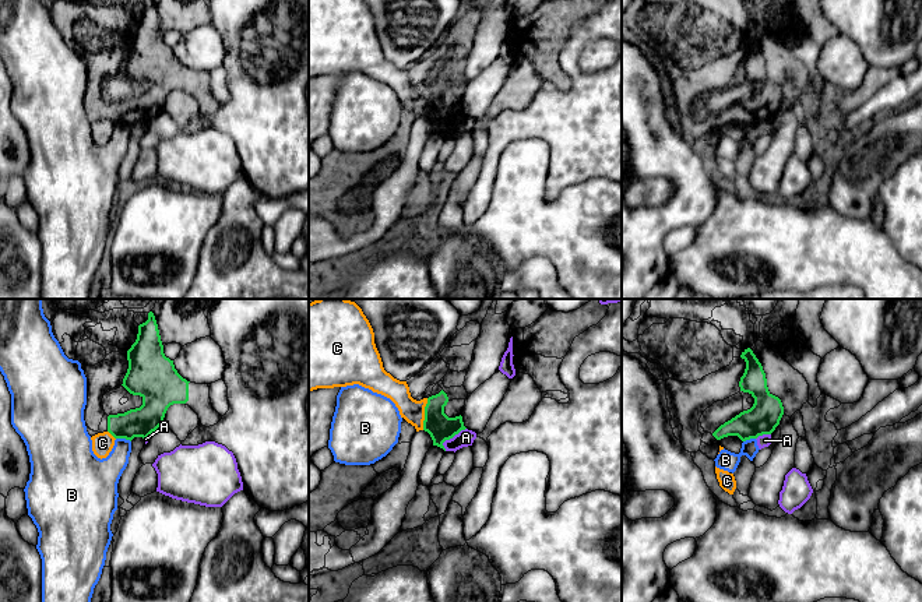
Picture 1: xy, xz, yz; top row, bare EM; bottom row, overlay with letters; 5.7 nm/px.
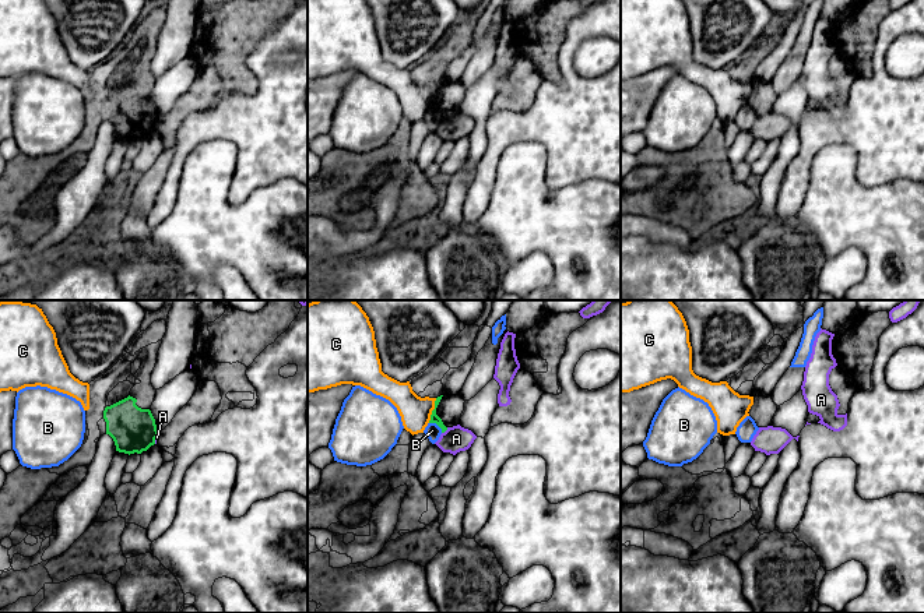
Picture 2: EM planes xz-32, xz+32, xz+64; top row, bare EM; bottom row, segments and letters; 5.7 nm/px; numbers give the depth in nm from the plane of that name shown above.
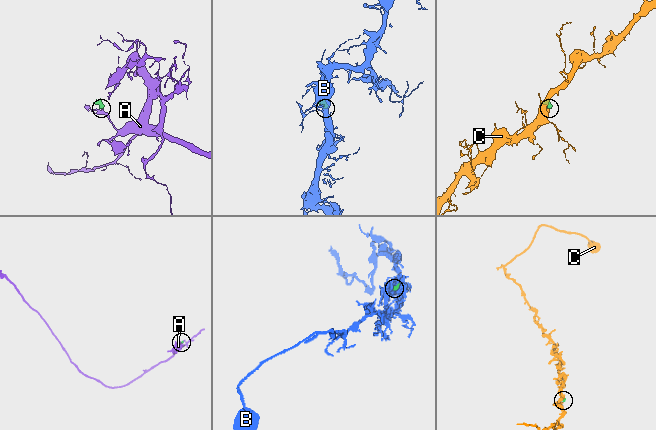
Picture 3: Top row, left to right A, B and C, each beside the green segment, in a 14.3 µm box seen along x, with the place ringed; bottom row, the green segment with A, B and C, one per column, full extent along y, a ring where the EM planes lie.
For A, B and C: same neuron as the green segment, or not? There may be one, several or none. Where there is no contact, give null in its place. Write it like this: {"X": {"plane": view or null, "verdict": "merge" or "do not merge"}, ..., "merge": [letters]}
{"A": {"plane": "xz", "verdict": "do not merge"}, "B": {"plane": "xy", "verdict": "do not merge"}, "C": {"plane": "xz", "verdict": "do not merge"}, "merge": []}

